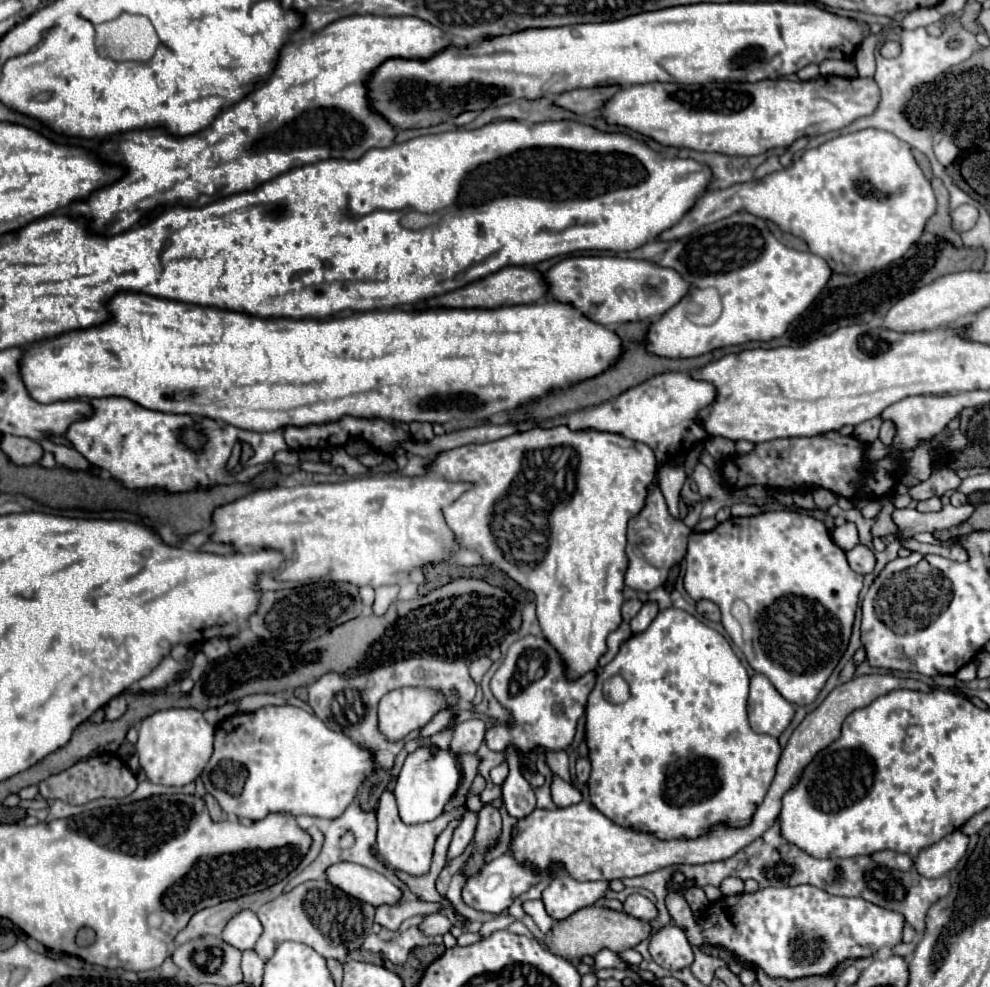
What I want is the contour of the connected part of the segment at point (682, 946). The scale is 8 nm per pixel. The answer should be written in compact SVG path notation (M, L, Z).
M674 923L658 929L654 935L650 935L650 947L648 947L652 959L660 963L660 967L668 971L678 971L684 967L690 967L694 961L692 947L686 939L686 933L676 927Z

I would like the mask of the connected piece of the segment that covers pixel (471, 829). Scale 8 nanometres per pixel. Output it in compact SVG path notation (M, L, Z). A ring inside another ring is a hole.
M467 811L458 827L454 830L452 842L447 851L447 863L460 856L472 840L478 822L478 814Z

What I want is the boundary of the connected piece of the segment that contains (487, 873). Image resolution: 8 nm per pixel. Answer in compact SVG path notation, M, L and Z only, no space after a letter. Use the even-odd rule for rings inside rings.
M504 853L502 857L486 863L476 875L472 875L464 889L462 889L462 899L468 907L482 911L482 913L490 913L490 915L500 915L504 909L508 909L512 905L512 901L522 895L524 891L528 891L530 885L542 881L546 877L546 873L534 873L526 867L520 867L520 863L516 863L516 859L510 853Z

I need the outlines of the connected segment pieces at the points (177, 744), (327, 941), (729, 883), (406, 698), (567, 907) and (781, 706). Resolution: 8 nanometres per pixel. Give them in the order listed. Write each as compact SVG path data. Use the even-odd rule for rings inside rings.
M164 709L142 719L138 727L136 755L148 781L164 787L184 787L192 783L212 755L214 725L198 709Z
M306 881L292 891L264 903L258 909L258 919L264 925L264 933L258 939L254 951L262 959L270 959L282 941L298 941L312 947L326 959L334 957L342 961L350 951L362 945L366 933L372 929L374 907L346 895L328 881Z
M726 877L720 885L722 895L740 895L744 891L744 881L738 877Z
M394 689L380 699L378 705L378 729L380 733L396 743L410 731L424 727L446 701L440 693L428 689Z
M558 873L552 879L552 883L544 889L542 901L544 901L550 917L566 919L574 911L594 905L600 897L606 895L608 889L610 889L608 881L578 883L572 877Z
M756 673L750 679L748 717L754 733L780 737L794 717L794 705L786 701L764 675Z

